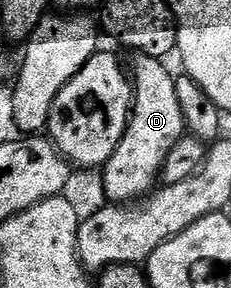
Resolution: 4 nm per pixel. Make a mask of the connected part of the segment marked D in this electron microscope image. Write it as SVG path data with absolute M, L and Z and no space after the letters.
M137 55L135 59L136 65L130 68L134 77L130 119L118 150L114 150L102 169L107 199L118 204L139 201L157 187L166 154L186 132L182 106L178 106L176 76L168 73L164 65L167 63L154 56Z

